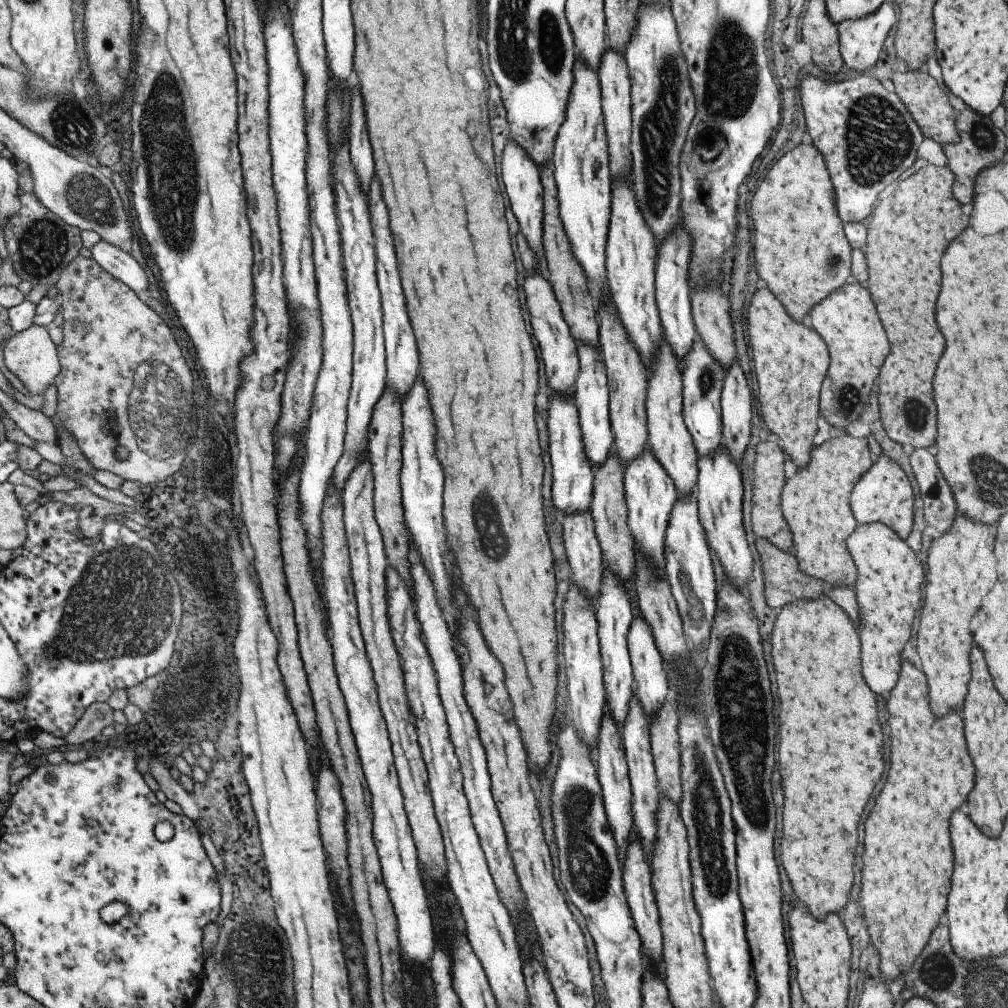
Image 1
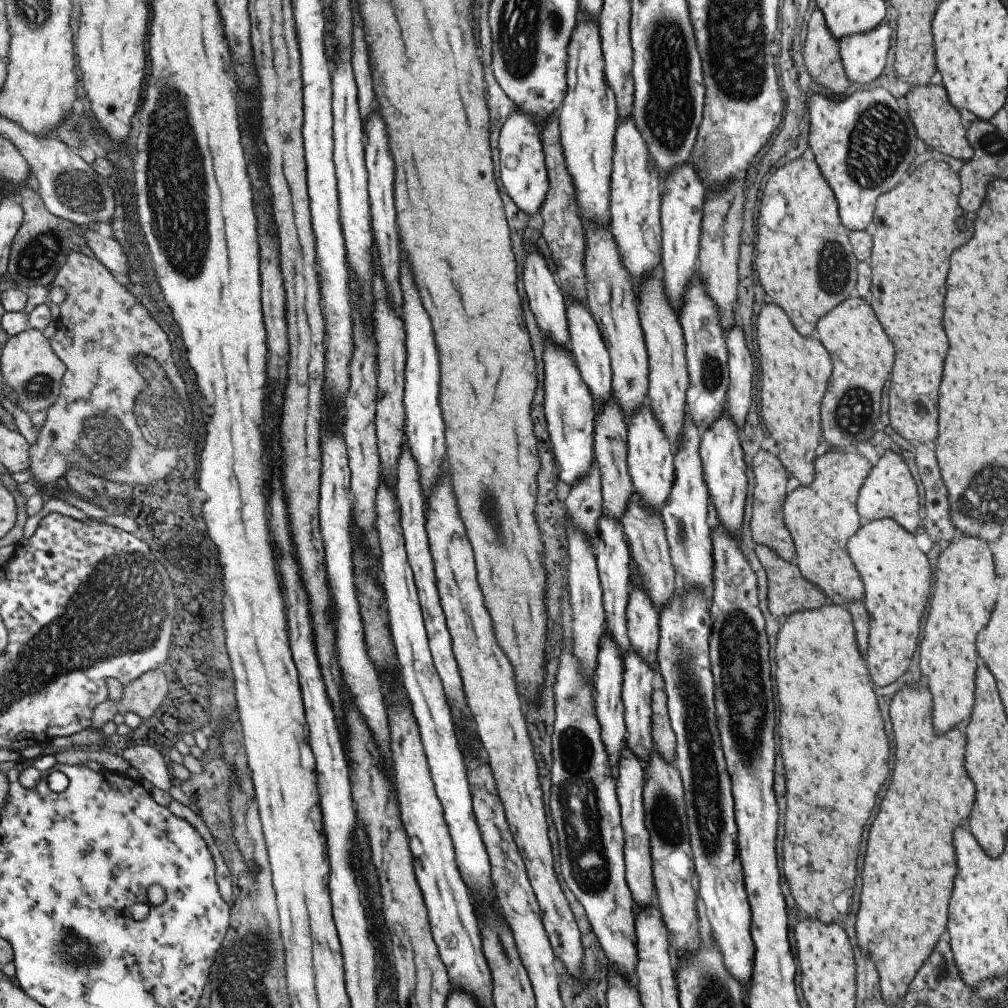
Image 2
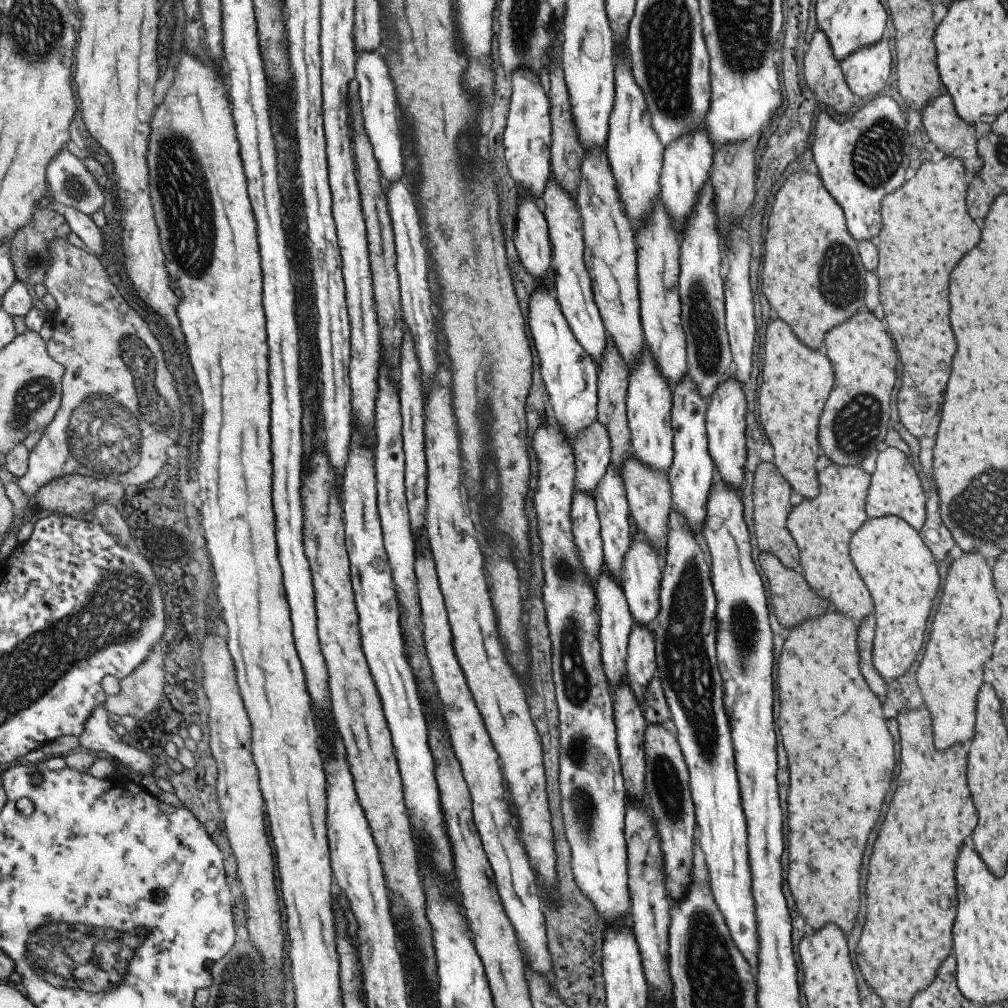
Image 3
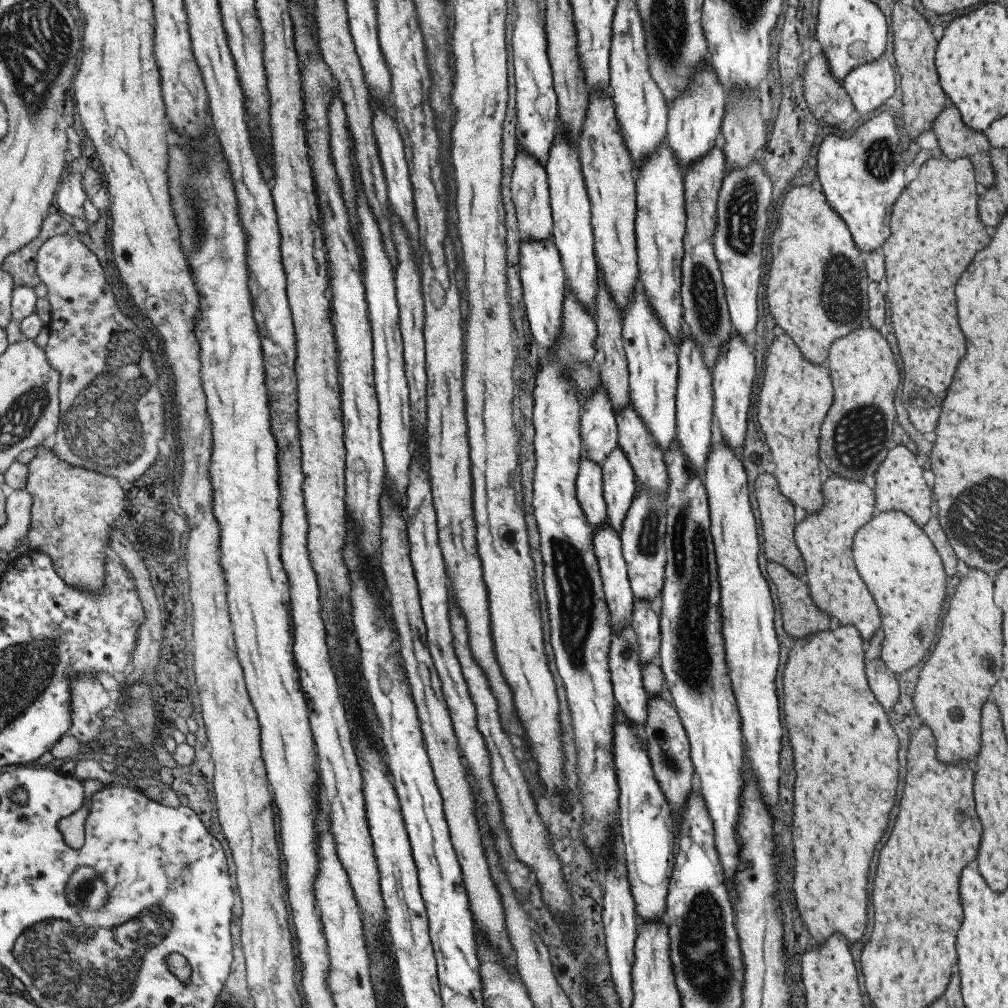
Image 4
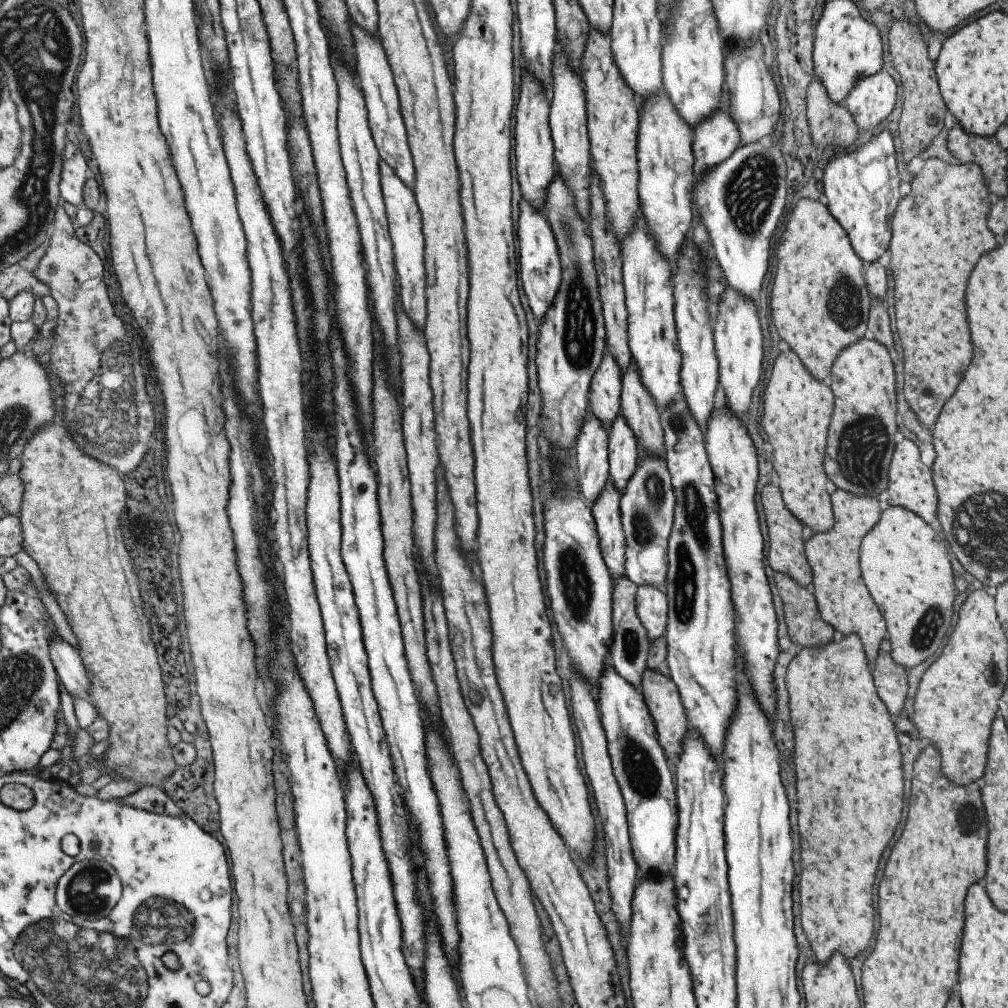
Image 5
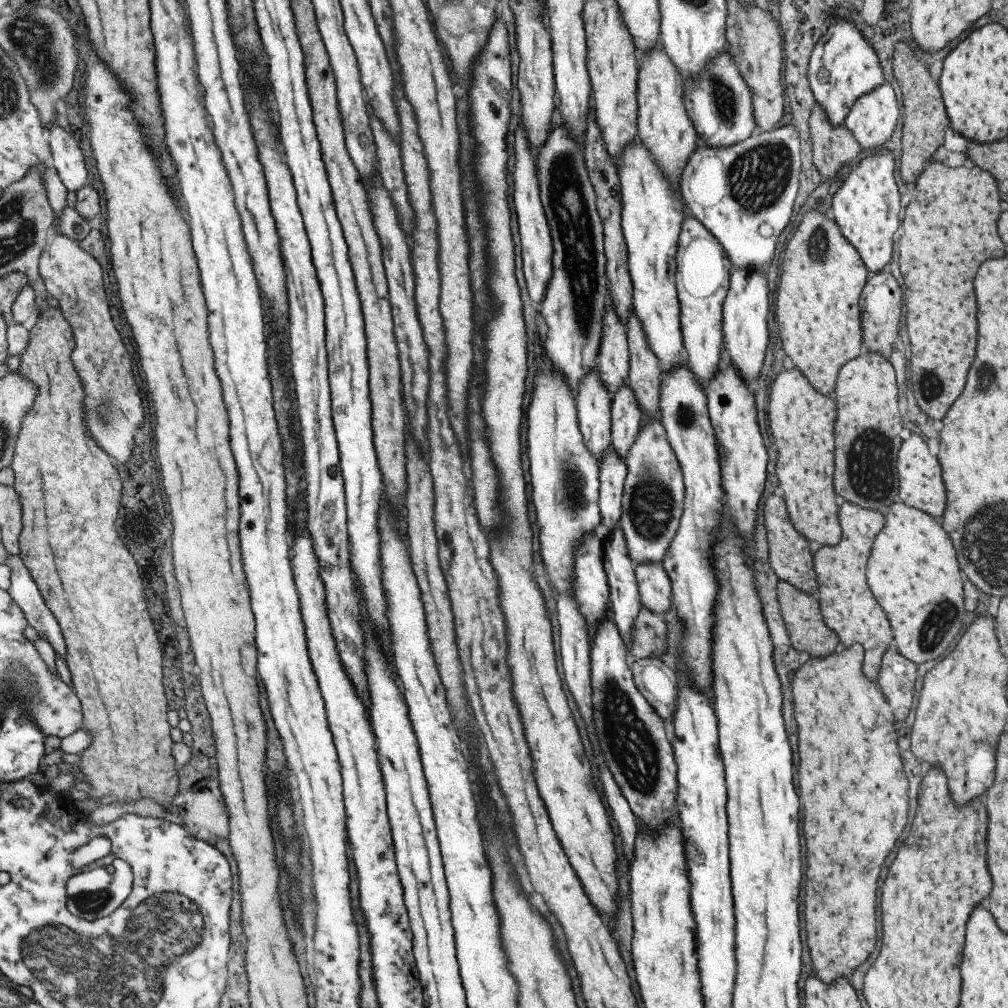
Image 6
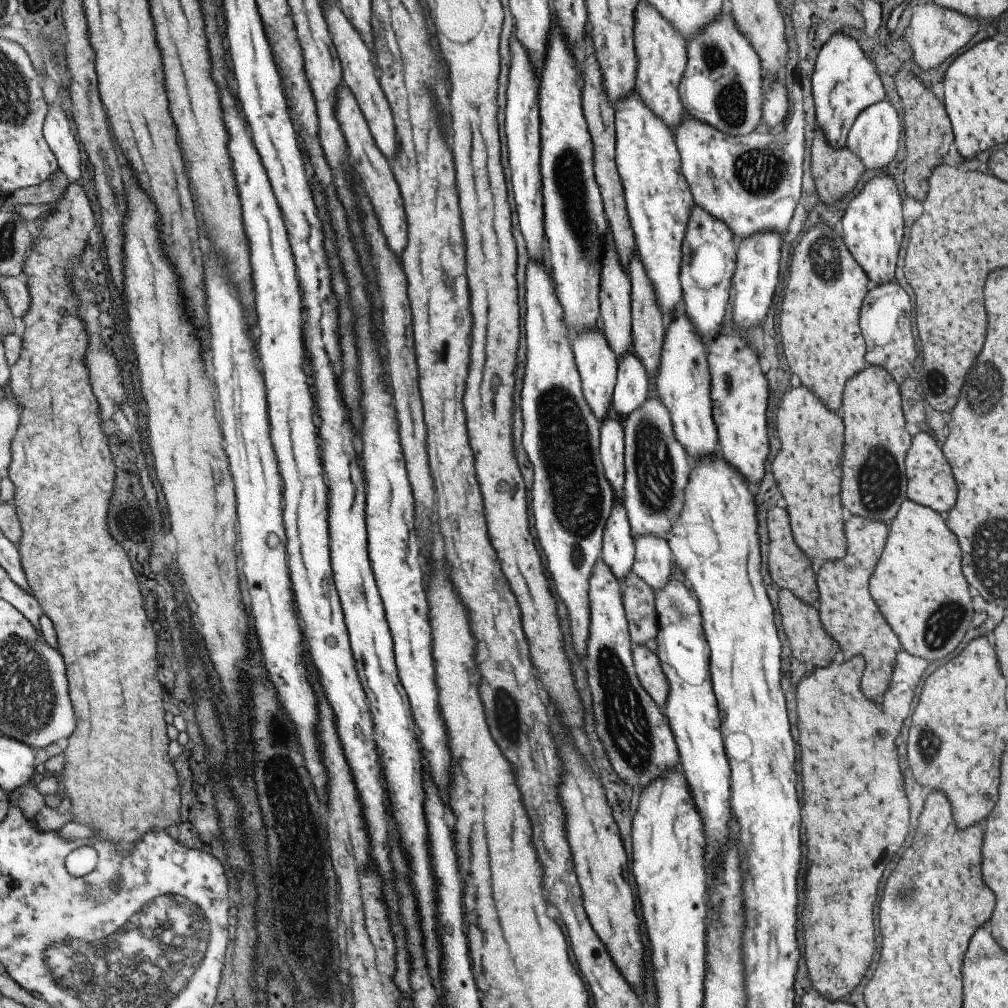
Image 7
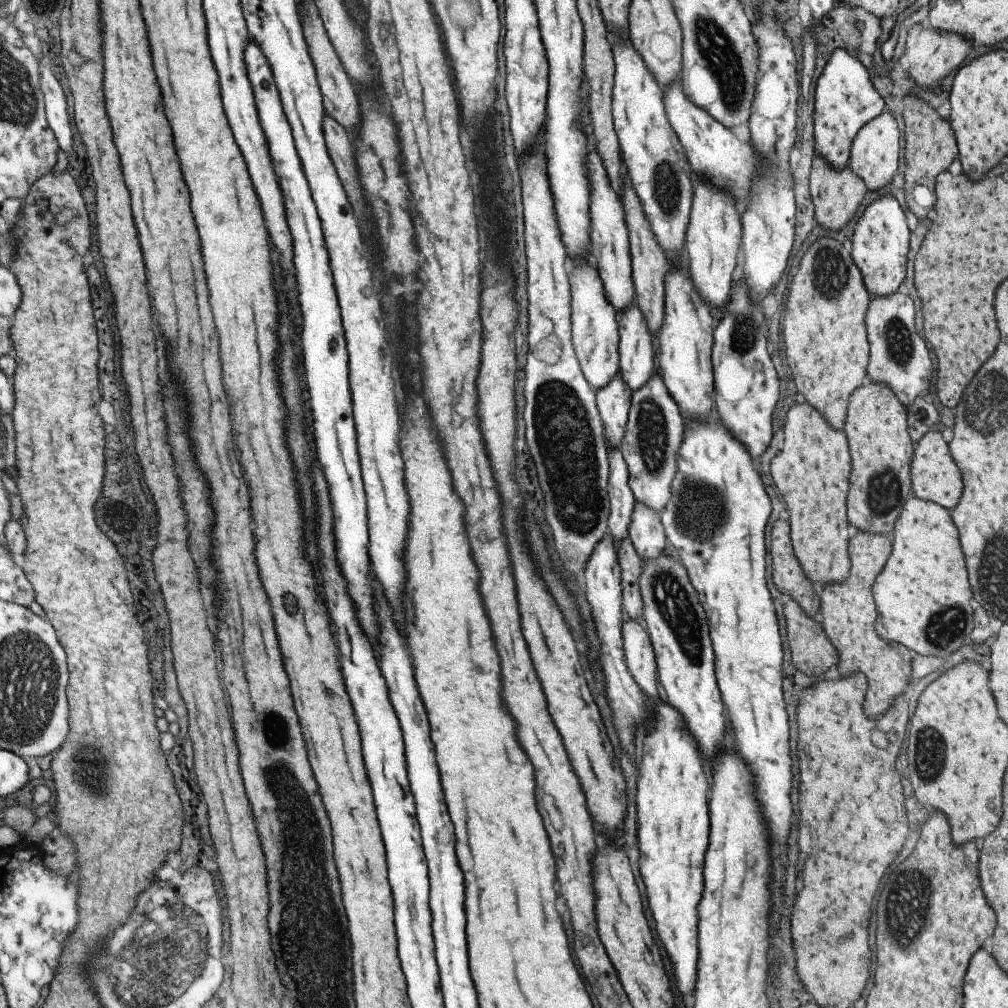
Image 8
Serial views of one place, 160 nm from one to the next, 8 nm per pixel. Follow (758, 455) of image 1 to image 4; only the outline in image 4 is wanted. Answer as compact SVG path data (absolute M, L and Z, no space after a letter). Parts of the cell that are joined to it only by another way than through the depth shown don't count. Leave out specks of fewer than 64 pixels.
M761 473L754 483L756 501L758 502L759 522L761 522L761 538L763 538L763 554L769 563L775 563L786 568L797 578L804 576L804 562L793 538L795 520L793 505L779 492L774 476Z

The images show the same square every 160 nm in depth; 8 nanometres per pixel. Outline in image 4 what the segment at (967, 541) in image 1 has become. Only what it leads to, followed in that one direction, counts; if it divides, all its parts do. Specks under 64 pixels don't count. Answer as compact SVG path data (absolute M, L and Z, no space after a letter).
M978 570L961 578L947 604L947 612L942 622L941 635L931 653L933 656L922 666L912 694L912 705L921 724L927 725L936 742L937 760L945 764L957 764L957 760L975 760L979 752L979 712L989 696L991 684L999 680L1001 674L1001 612L991 600L993 584L987 574Z

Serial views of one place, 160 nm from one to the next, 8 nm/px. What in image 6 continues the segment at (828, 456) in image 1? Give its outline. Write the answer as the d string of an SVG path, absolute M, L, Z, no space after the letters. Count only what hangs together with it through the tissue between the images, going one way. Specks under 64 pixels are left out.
M845 502L839 508L841 539L833 548L820 546L812 555L812 568L817 582L816 597L822 620L845 648L854 643L861 644L864 651L862 674L868 680L877 679L881 656L892 643L889 622L869 591L865 578L871 542L883 528L884 521L884 514L877 510L867 510Z

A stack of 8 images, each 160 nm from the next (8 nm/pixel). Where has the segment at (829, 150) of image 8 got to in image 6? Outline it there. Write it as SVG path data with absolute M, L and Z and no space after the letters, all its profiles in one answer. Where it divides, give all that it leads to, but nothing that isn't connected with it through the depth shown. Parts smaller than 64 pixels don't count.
M833 20L811 50L807 81L816 104L823 108L823 112L833 126L839 126L845 121L849 108L853 107L853 102L859 96L864 96L865 92L877 88L884 82L877 56L868 41L863 38L853 24L845 20L843 22Z

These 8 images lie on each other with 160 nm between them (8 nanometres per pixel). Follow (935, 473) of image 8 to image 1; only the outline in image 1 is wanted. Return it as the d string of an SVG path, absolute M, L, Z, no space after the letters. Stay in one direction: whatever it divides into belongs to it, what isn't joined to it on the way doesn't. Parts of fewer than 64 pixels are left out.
M881 454L865 475L854 484L849 502L853 518L857 525L883 523L905 540L911 532L913 492L903 469L887 455Z

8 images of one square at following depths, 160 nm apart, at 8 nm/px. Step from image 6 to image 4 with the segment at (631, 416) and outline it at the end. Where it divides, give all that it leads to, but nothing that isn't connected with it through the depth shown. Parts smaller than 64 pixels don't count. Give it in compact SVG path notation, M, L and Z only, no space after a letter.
M617 446L603 459L600 467L606 522L619 534L625 511L637 491L637 480L628 458Z

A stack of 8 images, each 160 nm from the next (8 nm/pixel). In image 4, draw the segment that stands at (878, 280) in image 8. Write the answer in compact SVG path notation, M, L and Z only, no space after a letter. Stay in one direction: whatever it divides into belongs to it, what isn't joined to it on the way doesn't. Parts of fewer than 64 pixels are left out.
M881 112L857 127L857 130L847 138L839 138L839 136L831 134L822 139L817 151L817 174L815 174L819 180L820 191L829 208L832 208L845 223L856 249L866 253L874 251L875 248L882 246L890 236L888 225L890 208L904 189L903 170L905 165L901 160L895 122L890 113Z

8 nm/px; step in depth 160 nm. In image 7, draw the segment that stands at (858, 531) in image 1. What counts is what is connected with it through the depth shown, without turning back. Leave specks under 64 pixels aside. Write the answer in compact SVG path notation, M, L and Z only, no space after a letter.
M907 498L897 507L896 515L887 524L886 541L869 577L868 591L898 638L901 649L927 662L943 660L959 646L973 616L969 586L961 576L960 548L956 536L947 528L944 516L938 512Z

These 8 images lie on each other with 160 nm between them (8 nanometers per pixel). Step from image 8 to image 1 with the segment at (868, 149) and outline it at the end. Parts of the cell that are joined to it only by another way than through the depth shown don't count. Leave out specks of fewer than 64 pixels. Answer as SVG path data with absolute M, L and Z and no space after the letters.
M882 2L873 14L836 25L840 57L845 66L864 73L872 68L893 22L893 6Z

